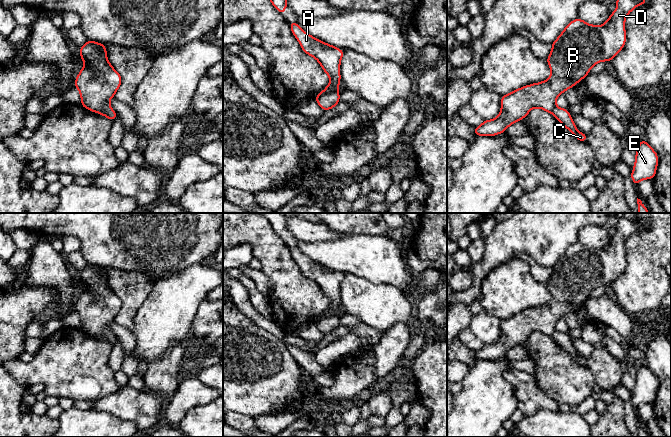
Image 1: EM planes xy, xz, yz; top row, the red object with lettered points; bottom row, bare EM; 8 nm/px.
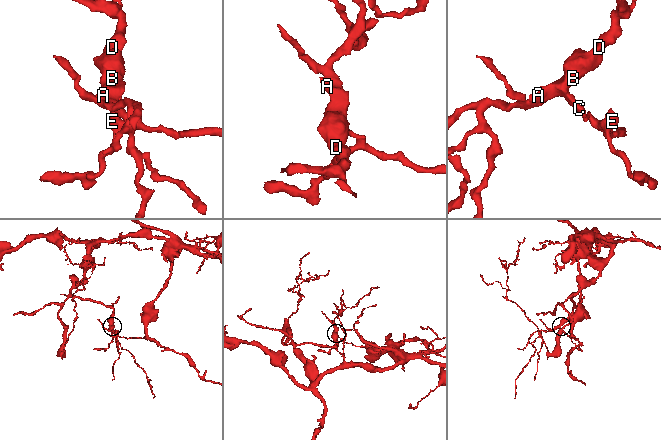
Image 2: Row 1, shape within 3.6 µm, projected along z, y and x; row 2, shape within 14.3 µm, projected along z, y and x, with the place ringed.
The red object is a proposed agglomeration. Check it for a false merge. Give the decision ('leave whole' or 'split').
split

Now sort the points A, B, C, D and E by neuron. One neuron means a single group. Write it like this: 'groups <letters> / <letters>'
groups A B D / C E

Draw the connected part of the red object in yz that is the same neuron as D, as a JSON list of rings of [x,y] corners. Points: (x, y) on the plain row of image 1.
[[[622,217],[616,223],[617,232],[611,237],[609,243],[601,250],[590,249],[576,242],[568,247],[559,261],[552,267],[550,279],[547,281],[551,293],[551,300],[543,306],[523,310],[507,319],[501,320],[501,336],[493,344],[484,344],[474,352],[476,360],[495,360],[505,357],[507,351],[525,342],[532,332],[540,332],[549,337],[556,331],[556,323],[567,313],[575,310],[590,293],[600,285],[610,286],[624,271],[626,267],[625,242],[640,228],[647,228],[645,221],[636,217],[627,219]]]

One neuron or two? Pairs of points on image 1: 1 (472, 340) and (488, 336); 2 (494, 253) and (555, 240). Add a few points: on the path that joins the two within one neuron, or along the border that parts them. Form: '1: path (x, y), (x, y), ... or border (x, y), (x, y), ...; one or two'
1: border (469, 328), (484, 343); two
2: path (509, 240), (525, 240), (530, 235), (540, 235); one

